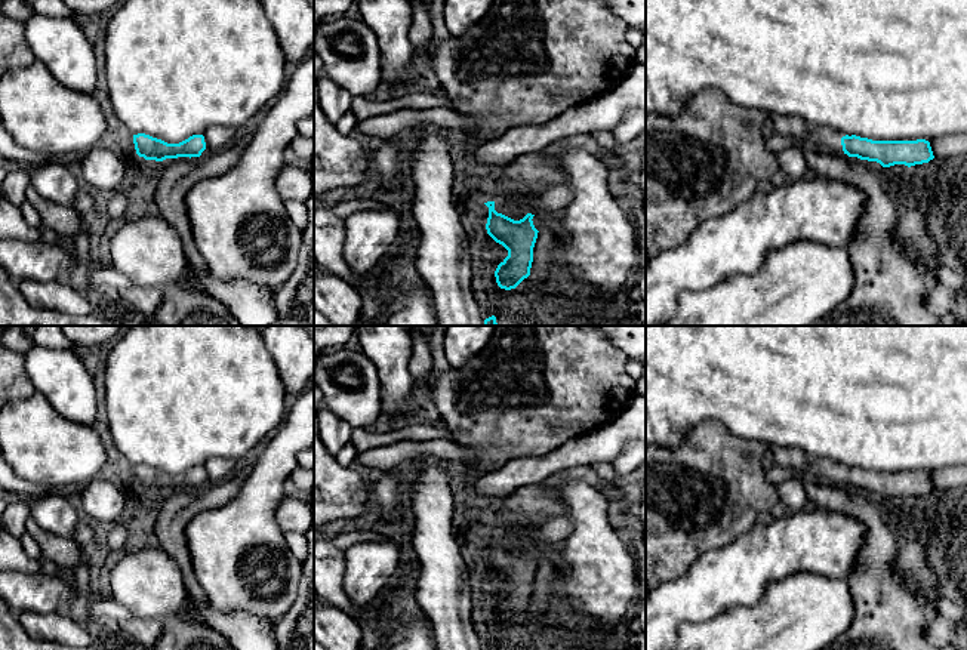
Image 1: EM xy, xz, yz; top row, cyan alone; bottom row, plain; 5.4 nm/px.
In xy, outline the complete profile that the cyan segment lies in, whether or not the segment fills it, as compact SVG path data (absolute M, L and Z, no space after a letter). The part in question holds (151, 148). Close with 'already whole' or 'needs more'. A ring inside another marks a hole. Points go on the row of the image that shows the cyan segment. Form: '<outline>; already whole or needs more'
M145 133L133 135L136 154L145 160L163 161L178 157L200 157L206 150L203 135L193 135L179 144L167 144Z; already whole

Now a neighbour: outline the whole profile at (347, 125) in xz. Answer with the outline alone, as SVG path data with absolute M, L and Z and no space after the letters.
M348 113L335 126L338 127L341 135L354 136L354 129L357 123L357 117L352 113Z

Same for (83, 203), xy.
M81 188L74 198L74 210L80 215L89 213L96 209L95 200L90 192Z

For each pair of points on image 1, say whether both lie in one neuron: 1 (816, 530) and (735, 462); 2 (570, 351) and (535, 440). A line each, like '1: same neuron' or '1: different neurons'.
1: different neurons
2: same neuron

